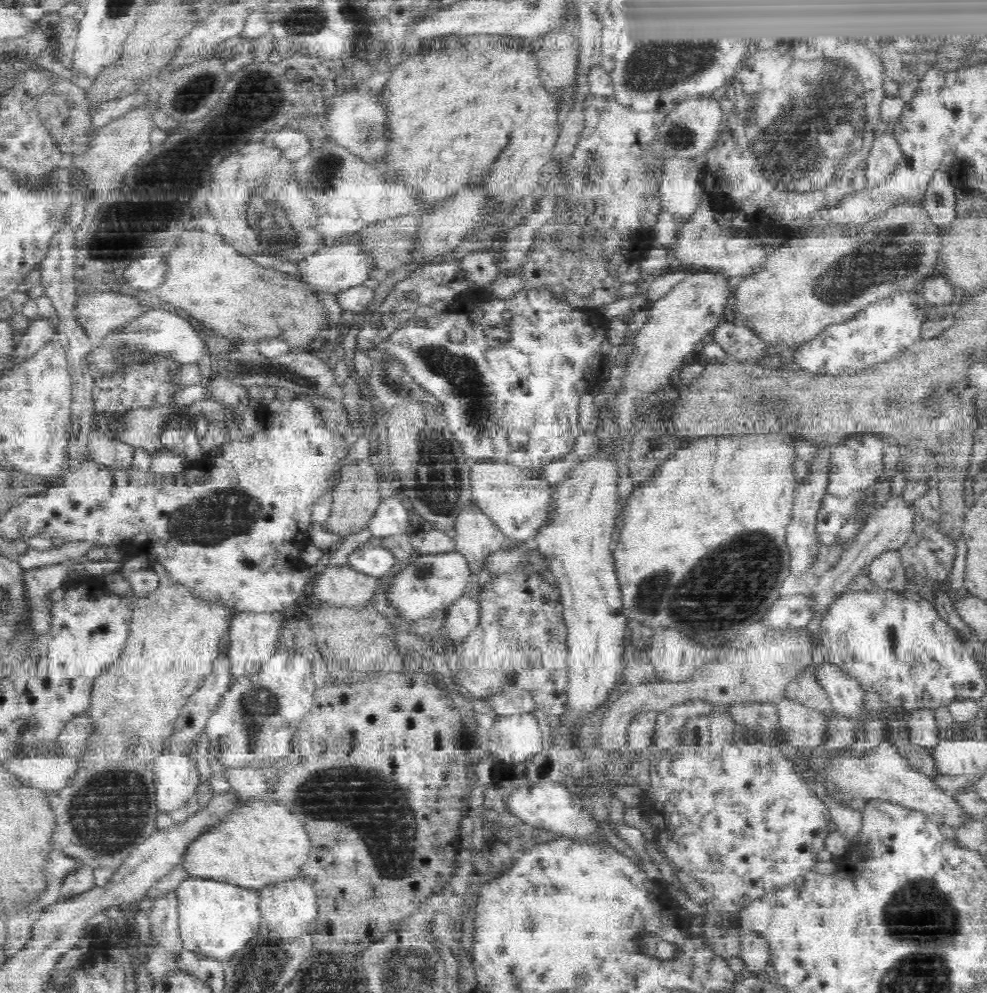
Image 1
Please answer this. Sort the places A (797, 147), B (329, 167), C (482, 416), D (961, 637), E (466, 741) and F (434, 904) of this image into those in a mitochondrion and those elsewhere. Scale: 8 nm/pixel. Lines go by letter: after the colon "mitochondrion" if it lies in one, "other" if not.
A: mitochondrion
B: mitochondrion
C: mitochondrion
D: other
E: other
F: other

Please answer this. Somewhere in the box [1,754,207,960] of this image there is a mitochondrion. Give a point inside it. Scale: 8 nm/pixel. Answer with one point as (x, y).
(103, 818)

